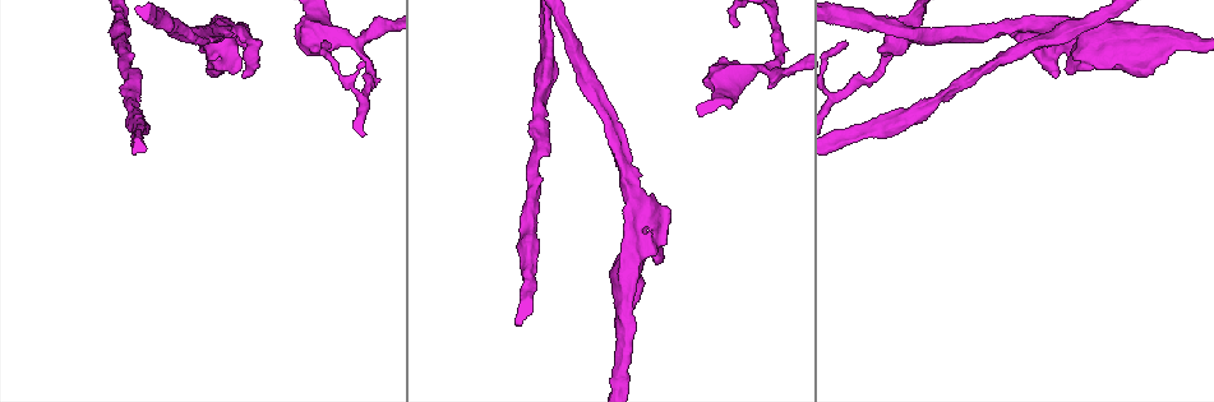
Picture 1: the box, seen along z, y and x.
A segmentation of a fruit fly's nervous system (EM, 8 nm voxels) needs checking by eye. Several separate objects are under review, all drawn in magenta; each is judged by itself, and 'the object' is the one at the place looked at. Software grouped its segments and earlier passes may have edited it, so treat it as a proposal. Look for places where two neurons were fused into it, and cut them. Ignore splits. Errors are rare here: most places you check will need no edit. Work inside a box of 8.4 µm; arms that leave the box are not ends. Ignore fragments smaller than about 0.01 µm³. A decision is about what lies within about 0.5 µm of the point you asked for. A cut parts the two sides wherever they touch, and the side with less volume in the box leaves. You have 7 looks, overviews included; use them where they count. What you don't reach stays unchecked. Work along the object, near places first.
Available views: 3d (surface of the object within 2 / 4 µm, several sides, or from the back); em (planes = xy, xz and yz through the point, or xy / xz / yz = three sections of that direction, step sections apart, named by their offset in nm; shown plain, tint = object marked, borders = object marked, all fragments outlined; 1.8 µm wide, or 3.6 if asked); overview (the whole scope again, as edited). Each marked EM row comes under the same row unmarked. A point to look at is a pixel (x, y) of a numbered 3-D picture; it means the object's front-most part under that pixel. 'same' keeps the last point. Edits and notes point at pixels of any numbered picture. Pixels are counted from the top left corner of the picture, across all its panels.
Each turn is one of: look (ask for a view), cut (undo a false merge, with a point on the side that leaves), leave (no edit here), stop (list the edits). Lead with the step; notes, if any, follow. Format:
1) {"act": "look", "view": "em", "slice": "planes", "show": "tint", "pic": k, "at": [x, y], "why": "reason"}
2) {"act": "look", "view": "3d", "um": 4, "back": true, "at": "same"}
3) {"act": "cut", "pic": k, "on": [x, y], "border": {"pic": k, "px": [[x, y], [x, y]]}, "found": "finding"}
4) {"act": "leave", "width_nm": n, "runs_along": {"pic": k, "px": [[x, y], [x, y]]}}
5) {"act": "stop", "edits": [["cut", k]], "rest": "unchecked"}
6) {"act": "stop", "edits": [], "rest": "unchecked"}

{"act": "look", "view": "3d", "um": 2, "pic": 1, "at": [1136, 36], "why": "touches itself"}

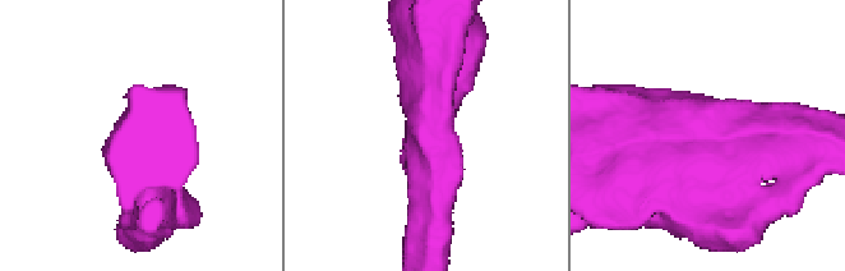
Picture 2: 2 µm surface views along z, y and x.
{"act": "look", "view": "em", "um": 3.6, "slice": "planes", "show": "tint", "pic": 2, "at": [427, 124]}

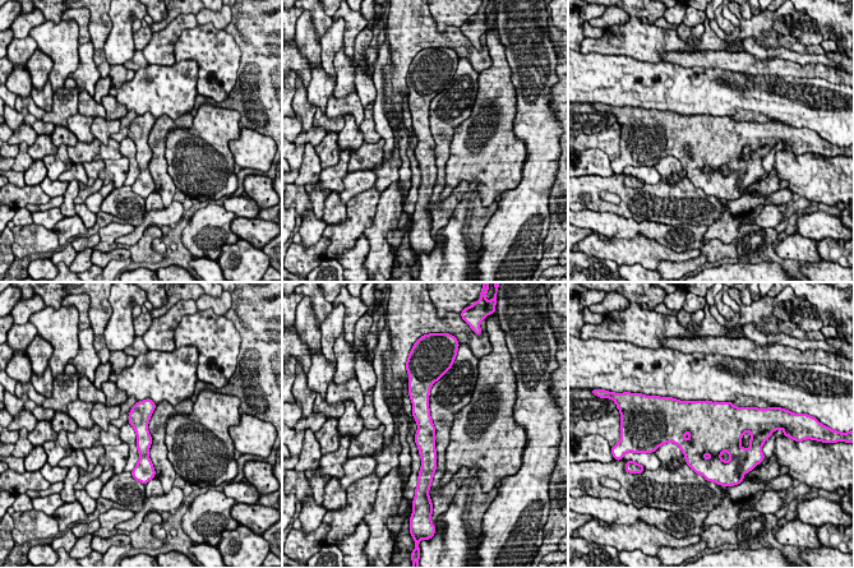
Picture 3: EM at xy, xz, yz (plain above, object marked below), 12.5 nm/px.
{"act": "leave", "width_nm": 260, "runs_along": {"pic": 3, "px": [[424, 388], [426, 462]]}, "found": "one neuron here"}

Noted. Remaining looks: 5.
{"act": "look", "view": "em", "slice": "xz", "step": 16, "show": "tint", "pic": 1, "at": [661, 231], "why": "abrupt turn"}

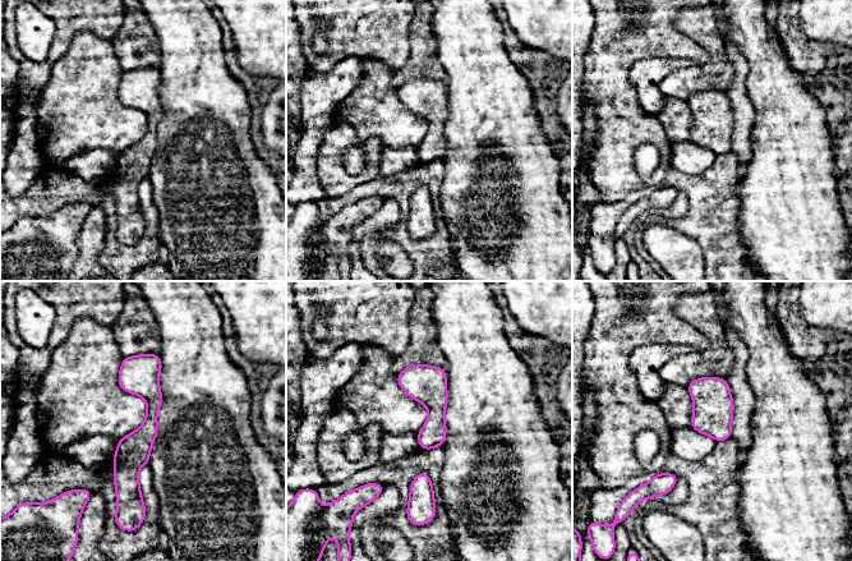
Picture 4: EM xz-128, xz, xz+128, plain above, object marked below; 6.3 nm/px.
{"act": "look", "view": "em", "slice": "planes", "show": "tint", "at": "same", "why": "cut it another way"}

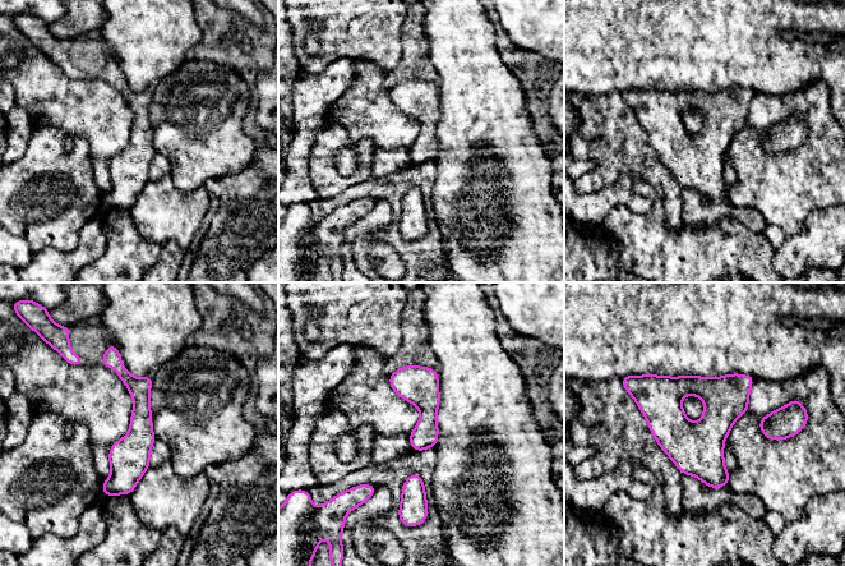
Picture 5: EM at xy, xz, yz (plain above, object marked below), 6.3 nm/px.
{"act": "leave", "runs_along": {"pic": 5, "px": [[109, 354], [141, 392], [110, 492]]}, "found": "all the same neuron"}

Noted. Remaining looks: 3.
{"act": "look", "view": "em", "slice": "xy", "step": 4, "show": "tint", "pic": 1, "at": [738, 76]}

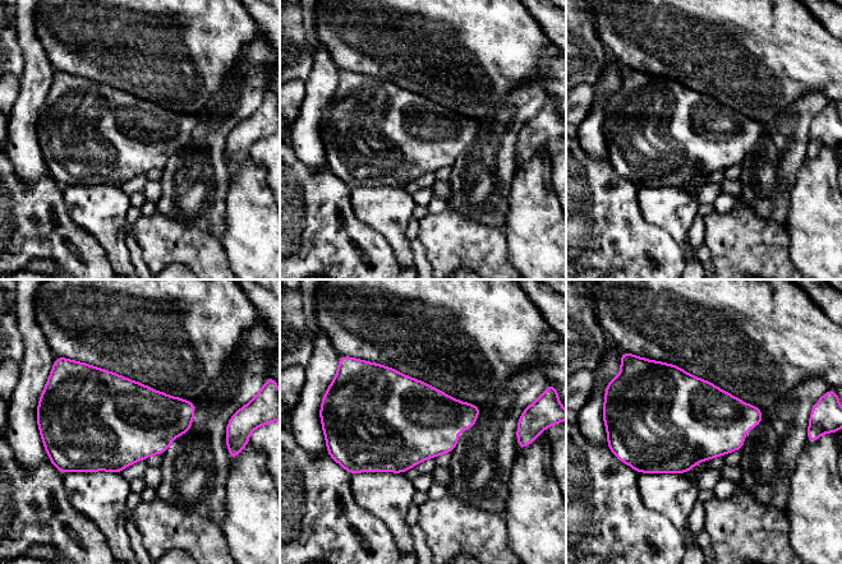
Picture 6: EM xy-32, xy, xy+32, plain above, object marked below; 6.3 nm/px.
{"act": "look", "view": "em", "slice": "planes", "show": "tint", "at": "same", "why": "cut it another way"}

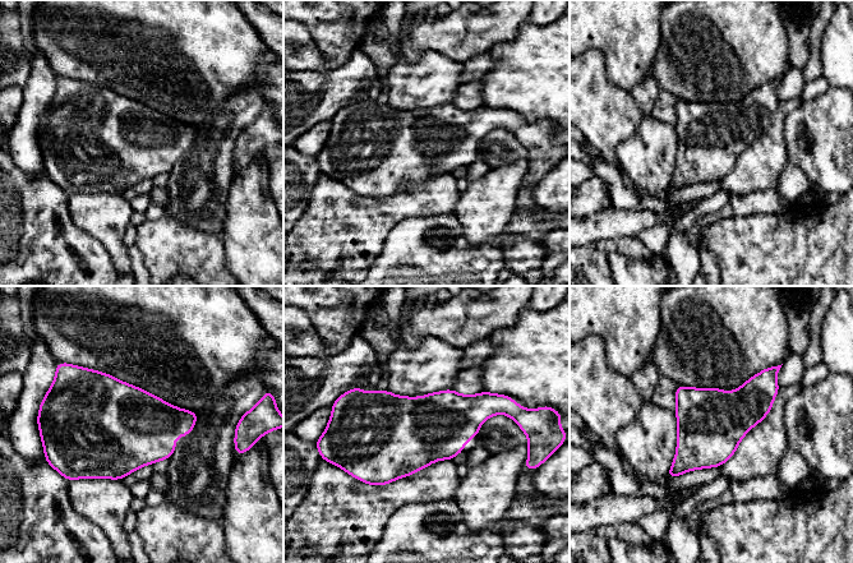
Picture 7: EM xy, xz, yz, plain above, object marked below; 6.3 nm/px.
{"act": "leave", "found": "all the same neuron"}

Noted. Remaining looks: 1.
{"act": "stop", "edits": [], "rest": "unchecked"}

